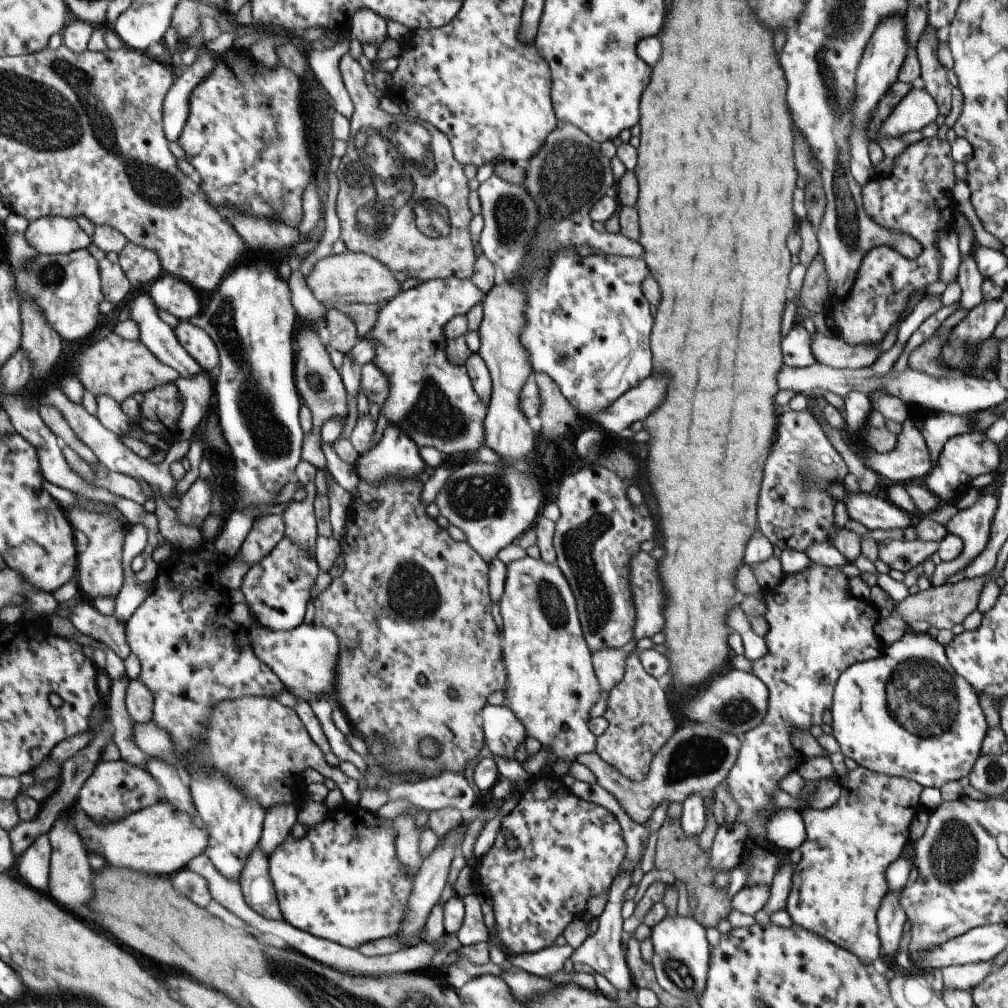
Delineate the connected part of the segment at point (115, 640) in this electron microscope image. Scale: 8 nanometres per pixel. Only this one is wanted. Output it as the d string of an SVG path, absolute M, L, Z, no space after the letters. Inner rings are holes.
M86 599L75 607L68 619L75 630L102 642L121 660L130 652L126 641L125 621L113 615L99 614Z

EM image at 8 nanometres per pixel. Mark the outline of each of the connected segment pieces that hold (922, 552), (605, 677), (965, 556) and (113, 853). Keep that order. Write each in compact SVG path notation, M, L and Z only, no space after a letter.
M939 540L927 541L876 541L878 558L890 569L907 572L937 550Z
M629 641L619 648L609 647L590 653L590 661L601 691L611 690L621 680L625 659L636 648L635 643Z
M981 494L972 507L958 510L948 518L944 529L962 540L962 549L953 560L941 561L935 565L929 580L931 587L947 583L949 576L961 573L986 547L996 504L997 499L993 494Z
M163 802L148 806L132 815L127 815L121 822L109 823L109 826L99 826L85 816L78 808L67 810L76 822L76 830L83 846L87 850L101 852L103 858L113 866L135 868L147 874L173 874L183 868L189 860L200 855L206 849L208 832L201 819L194 818L186 812L177 810L173 805Z

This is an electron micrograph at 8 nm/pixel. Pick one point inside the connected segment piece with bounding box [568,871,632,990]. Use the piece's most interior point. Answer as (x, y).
(604, 952)

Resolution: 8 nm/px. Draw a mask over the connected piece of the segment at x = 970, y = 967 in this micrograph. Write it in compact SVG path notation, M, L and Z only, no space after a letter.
M990 958L976 963L943 967L942 986L969 991L992 971L993 962L994 958Z

